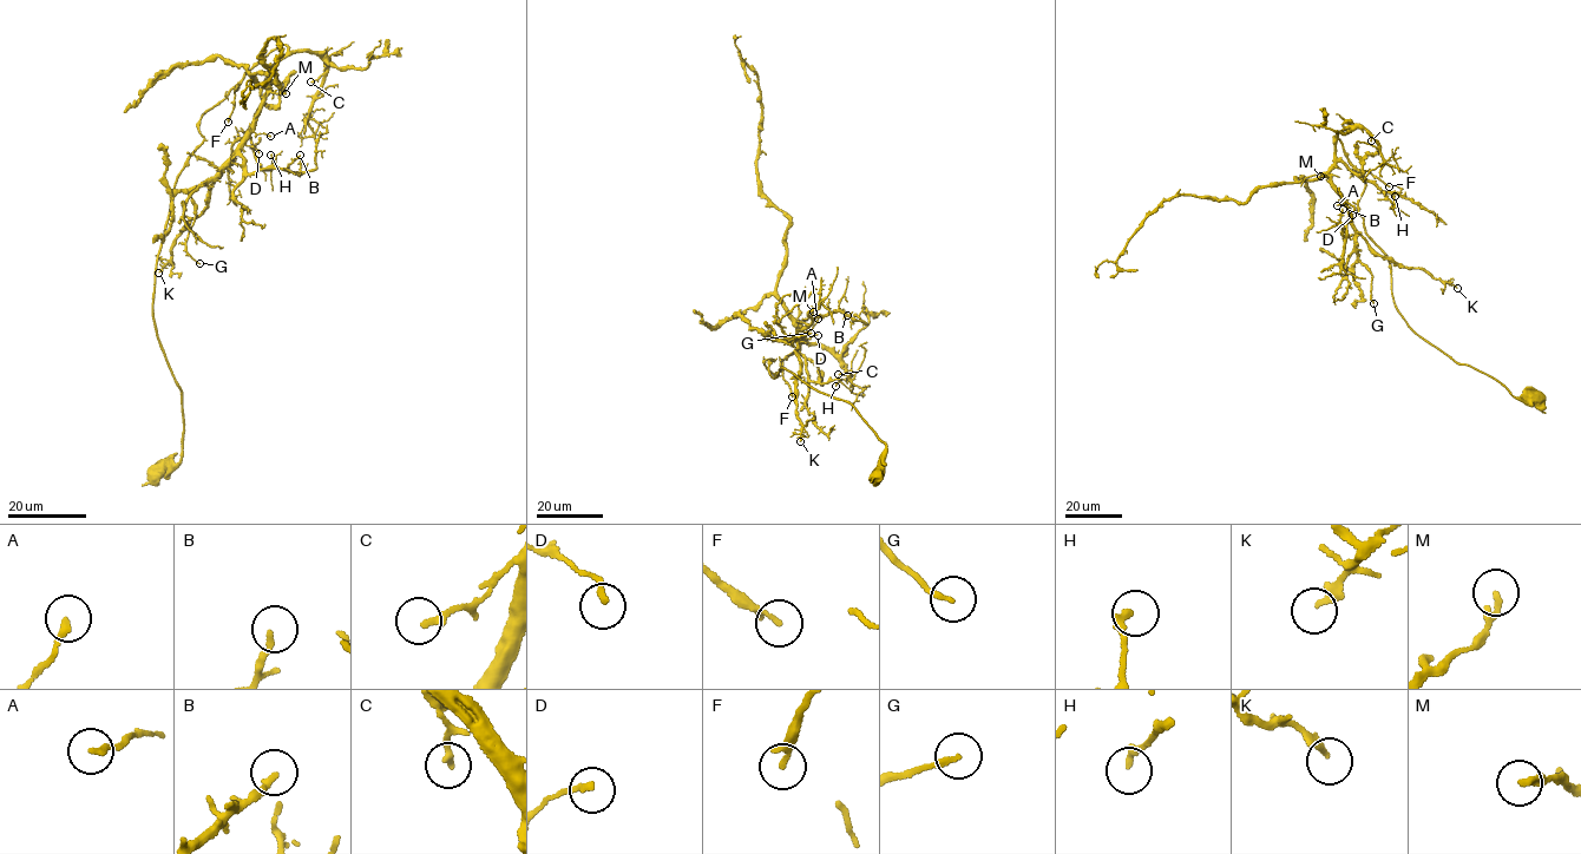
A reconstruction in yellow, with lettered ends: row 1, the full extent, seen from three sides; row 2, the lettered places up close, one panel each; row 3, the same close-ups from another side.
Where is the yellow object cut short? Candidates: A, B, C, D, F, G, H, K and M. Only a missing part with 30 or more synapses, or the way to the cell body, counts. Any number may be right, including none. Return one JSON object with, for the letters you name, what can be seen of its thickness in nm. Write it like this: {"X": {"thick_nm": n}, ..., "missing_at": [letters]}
{"missing_at": []}

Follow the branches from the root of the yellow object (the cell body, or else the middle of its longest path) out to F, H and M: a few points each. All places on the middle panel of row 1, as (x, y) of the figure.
F: (877, 477), (885, 445), (855, 408), (785, 369), (772, 378), (773, 360), (766, 359), (792, 396)
H: (877, 477), (885, 445), (855, 408), (763, 362), (775, 375), (804, 340), (809, 379), (835, 386)
M: (877, 477), (885, 445), (855, 408), (785, 369), (772, 378), (773, 360), (763, 363), (778, 374), (813, 311)

